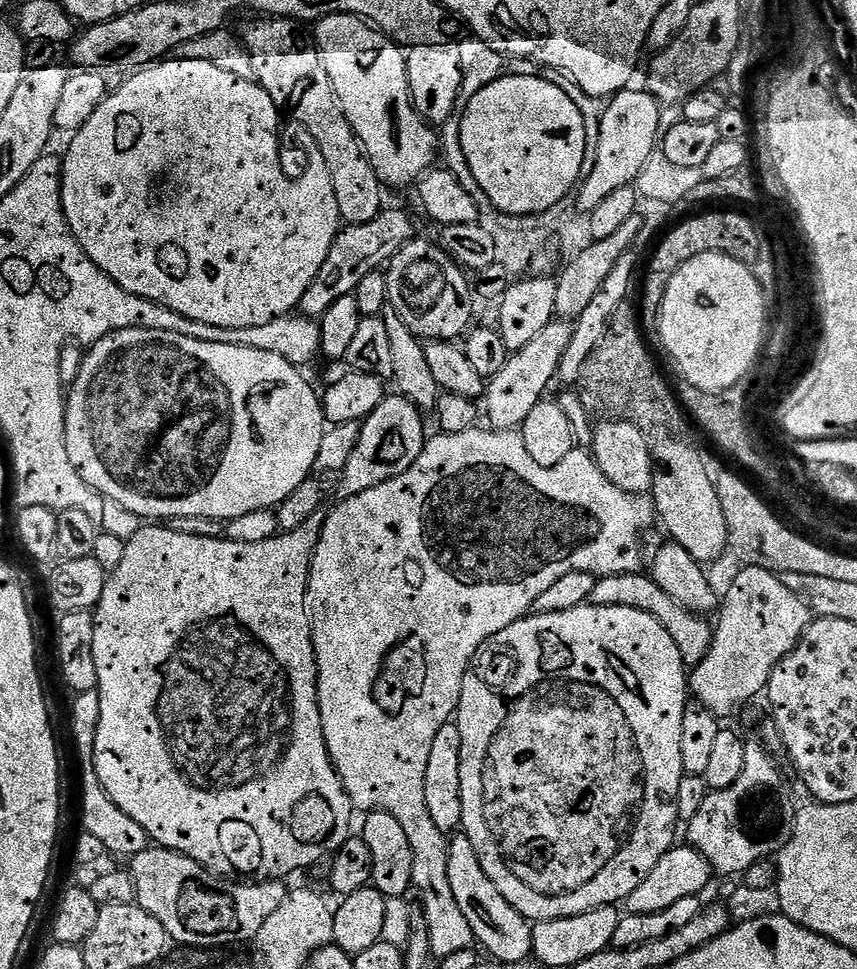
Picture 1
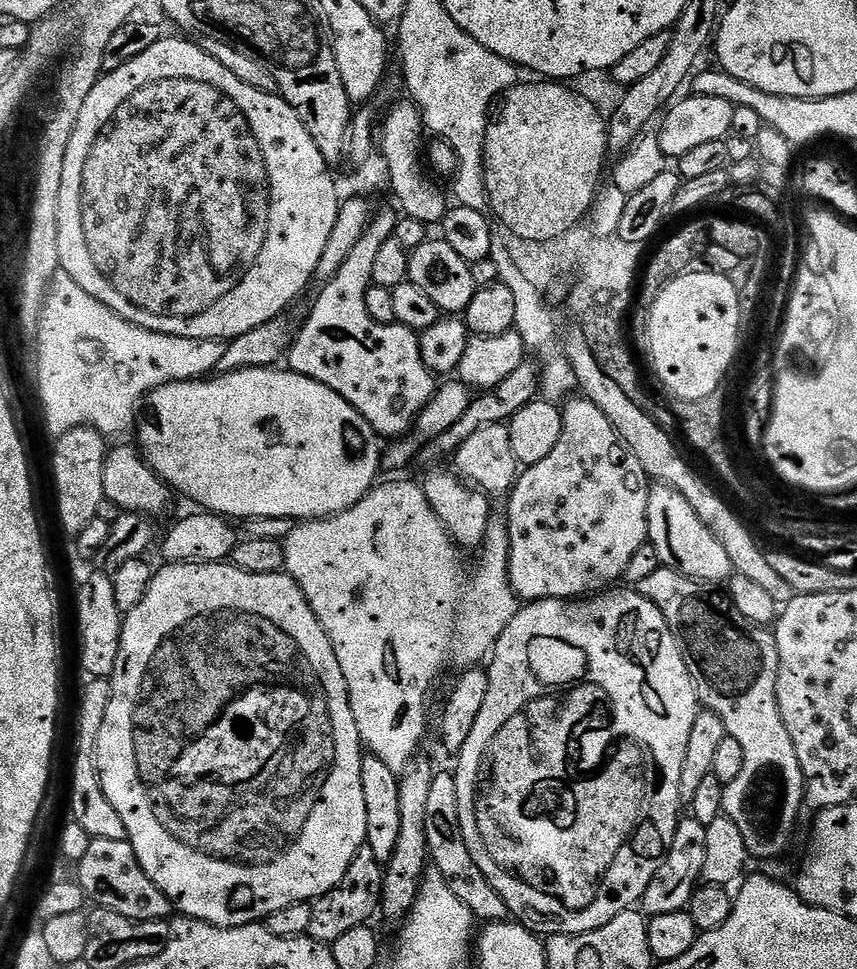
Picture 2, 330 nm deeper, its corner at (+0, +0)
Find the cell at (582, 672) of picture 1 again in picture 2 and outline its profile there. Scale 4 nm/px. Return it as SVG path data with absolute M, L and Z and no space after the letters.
M628 586L620 587L587 598L534 600L521 607L506 630L502 630L490 653L482 711L474 722L474 730L470 730L470 738L466 738L466 746L458 753L457 760L460 761L454 767L462 838L466 838L466 846L470 846L474 862L478 862L478 870L482 870L490 886L502 894L509 913L541 938L586 934L606 926L606 922L618 918L618 914L635 909L643 901L646 886L650 886L650 878L654 878L663 862L670 842L674 842L676 823L682 818L682 762L686 759L686 741L698 711L696 688L686 670L686 662L682 662L678 642L664 612L641 592Z

